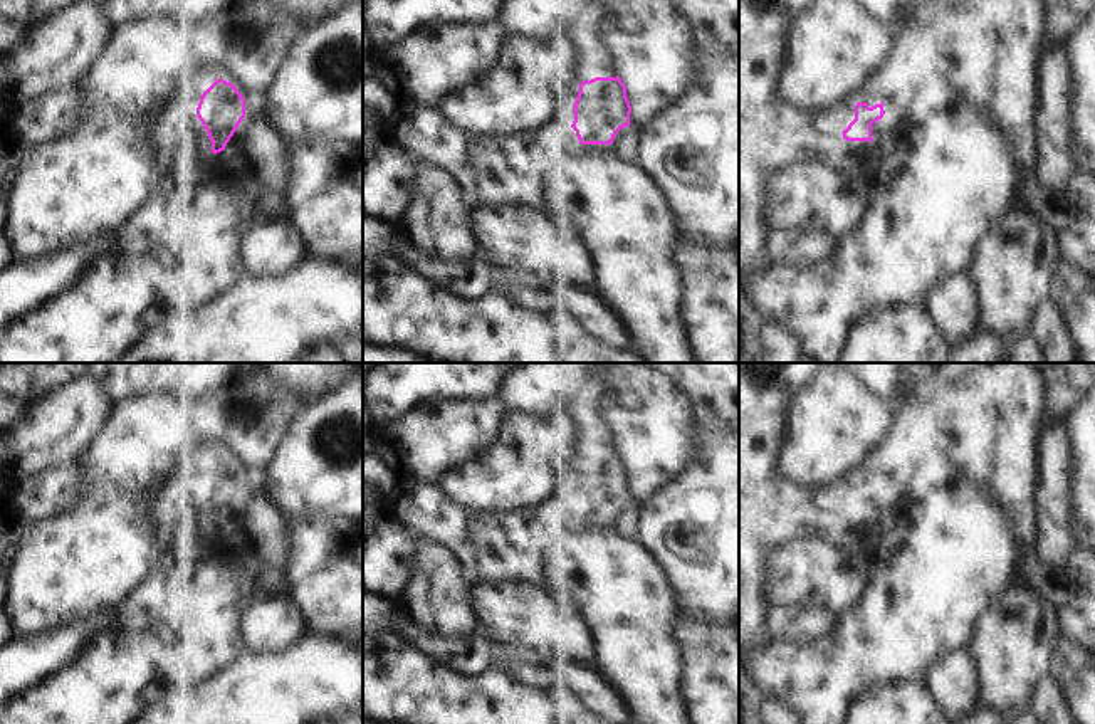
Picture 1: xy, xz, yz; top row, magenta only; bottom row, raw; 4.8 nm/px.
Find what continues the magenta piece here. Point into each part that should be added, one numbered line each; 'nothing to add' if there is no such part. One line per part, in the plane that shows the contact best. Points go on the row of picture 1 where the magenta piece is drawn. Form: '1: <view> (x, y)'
1: xy (178, 136)
2: xz (602, 62)

